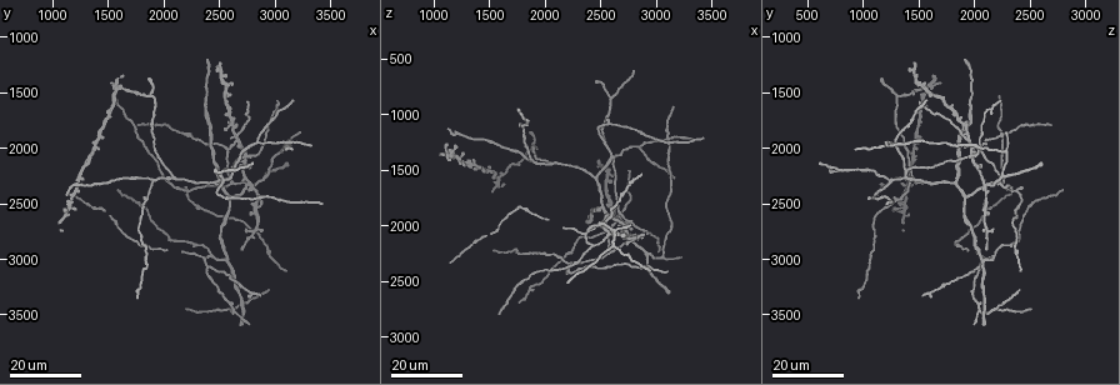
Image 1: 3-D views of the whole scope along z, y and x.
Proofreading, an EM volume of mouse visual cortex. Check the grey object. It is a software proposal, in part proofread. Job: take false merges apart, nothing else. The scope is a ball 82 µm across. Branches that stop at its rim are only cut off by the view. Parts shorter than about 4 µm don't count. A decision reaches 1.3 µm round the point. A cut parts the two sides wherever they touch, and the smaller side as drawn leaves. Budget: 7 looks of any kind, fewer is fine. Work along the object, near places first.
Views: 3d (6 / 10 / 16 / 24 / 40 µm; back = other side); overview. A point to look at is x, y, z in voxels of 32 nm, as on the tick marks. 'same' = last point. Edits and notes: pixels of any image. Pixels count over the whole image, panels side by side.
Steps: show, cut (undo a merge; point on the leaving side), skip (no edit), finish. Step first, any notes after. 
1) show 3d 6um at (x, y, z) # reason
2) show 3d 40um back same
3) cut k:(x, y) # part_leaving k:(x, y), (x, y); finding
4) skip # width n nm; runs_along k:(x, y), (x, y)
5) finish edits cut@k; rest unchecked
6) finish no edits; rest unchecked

show 3d 16um at (2640, 3460, 2040)

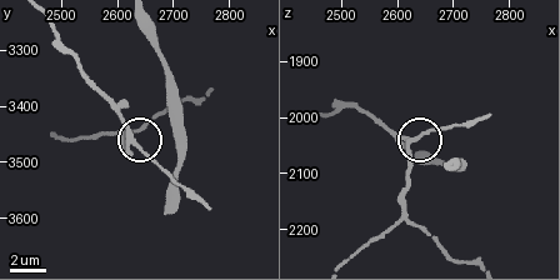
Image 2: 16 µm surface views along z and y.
show 3d 6um at (2620, 3465, 2045)

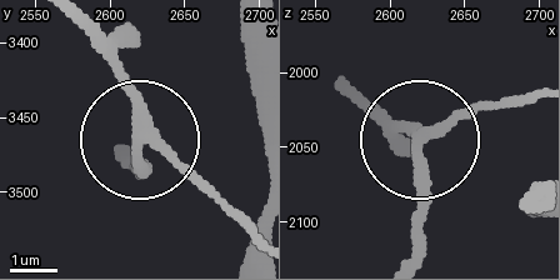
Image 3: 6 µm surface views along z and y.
skip # width 230 nm; continuous, no second neuron

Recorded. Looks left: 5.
show 3d 24um at (2640, 1940, 1960) # looks like a crossing

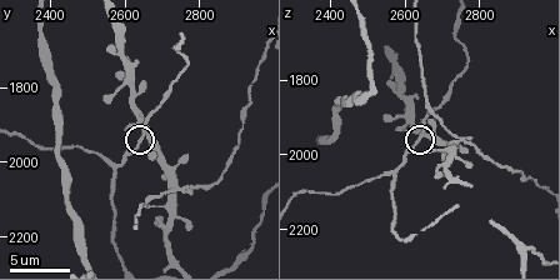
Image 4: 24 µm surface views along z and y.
show 3d 10um at (2640, 1930, 1950)

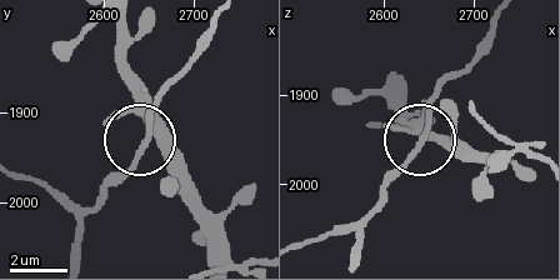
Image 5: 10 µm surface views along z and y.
show 3d 6um at (2645, 1935, 1945)

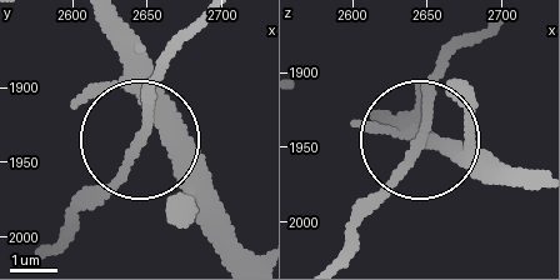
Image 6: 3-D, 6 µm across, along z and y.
skip # runs_along 6:(243, 249), (219, 200), (139, 136), (139, 38); one neuron here

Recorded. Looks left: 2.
show 3d 16um at (2100, 2260, 1420) # arms part here

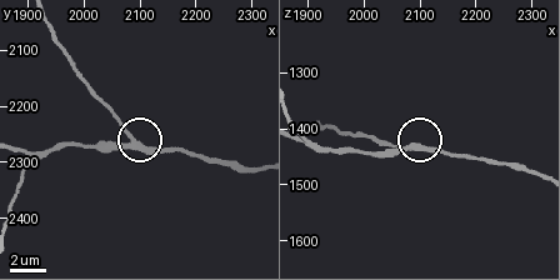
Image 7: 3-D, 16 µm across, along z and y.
show 3d 6um at (2085, 2255, 1435)

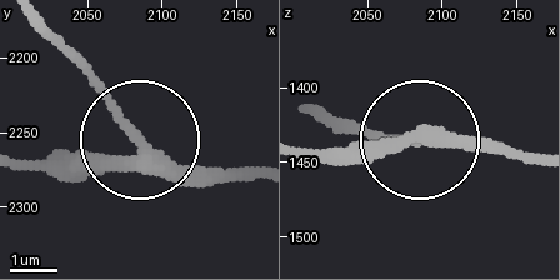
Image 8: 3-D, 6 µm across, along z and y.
skip # width 270 nm; runs_along 8:(534, 159), (426, 139), (308, 146); one neuron here

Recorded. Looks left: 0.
finish no edits; rest unchecked

